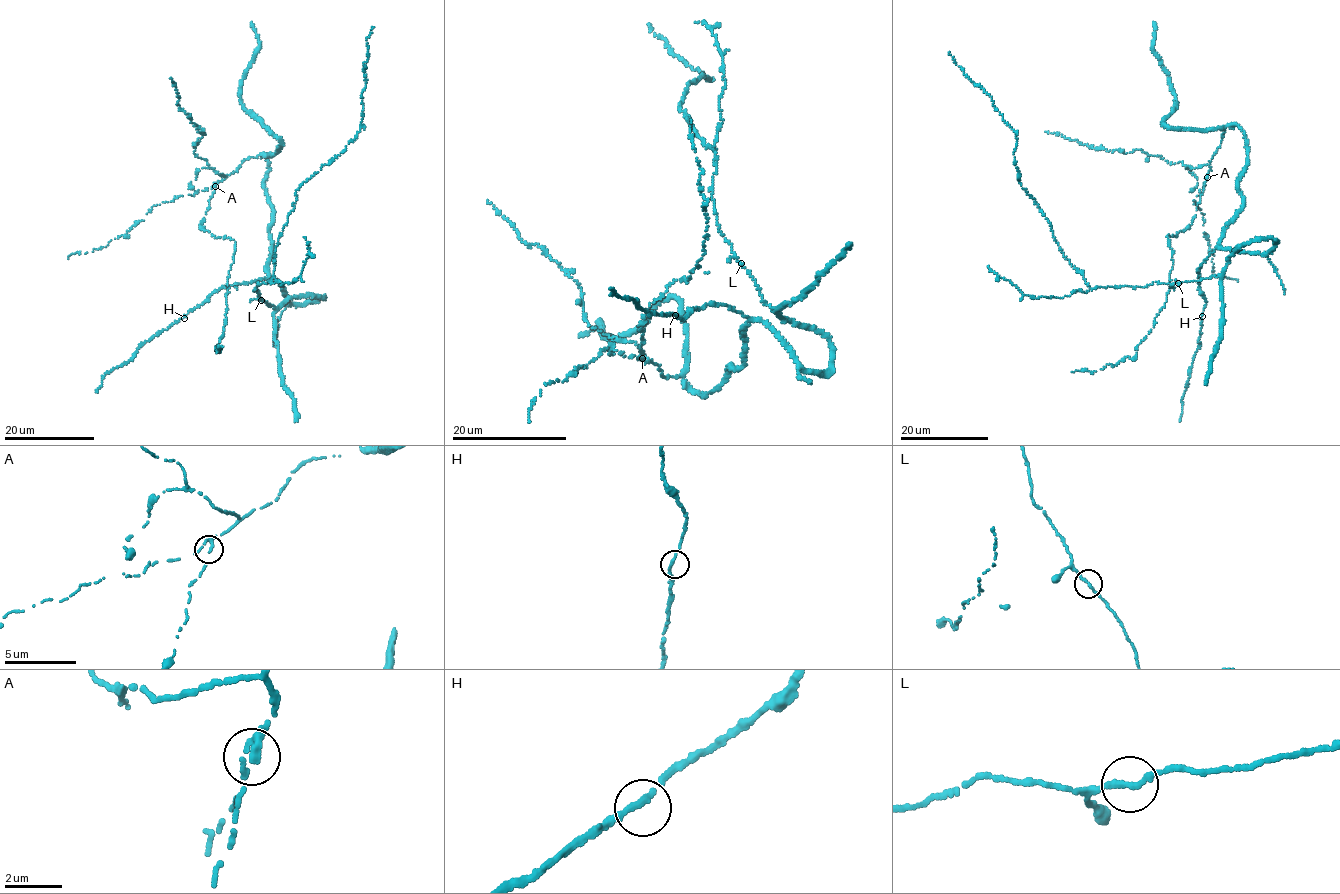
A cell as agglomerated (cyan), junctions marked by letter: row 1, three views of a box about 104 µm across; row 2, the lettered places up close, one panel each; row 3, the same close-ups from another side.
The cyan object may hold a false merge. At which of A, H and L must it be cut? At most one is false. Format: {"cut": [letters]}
{"cut": []}

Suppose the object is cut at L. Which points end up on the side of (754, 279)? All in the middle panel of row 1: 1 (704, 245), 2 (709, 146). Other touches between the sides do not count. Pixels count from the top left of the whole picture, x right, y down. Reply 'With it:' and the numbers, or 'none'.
With it: 1

